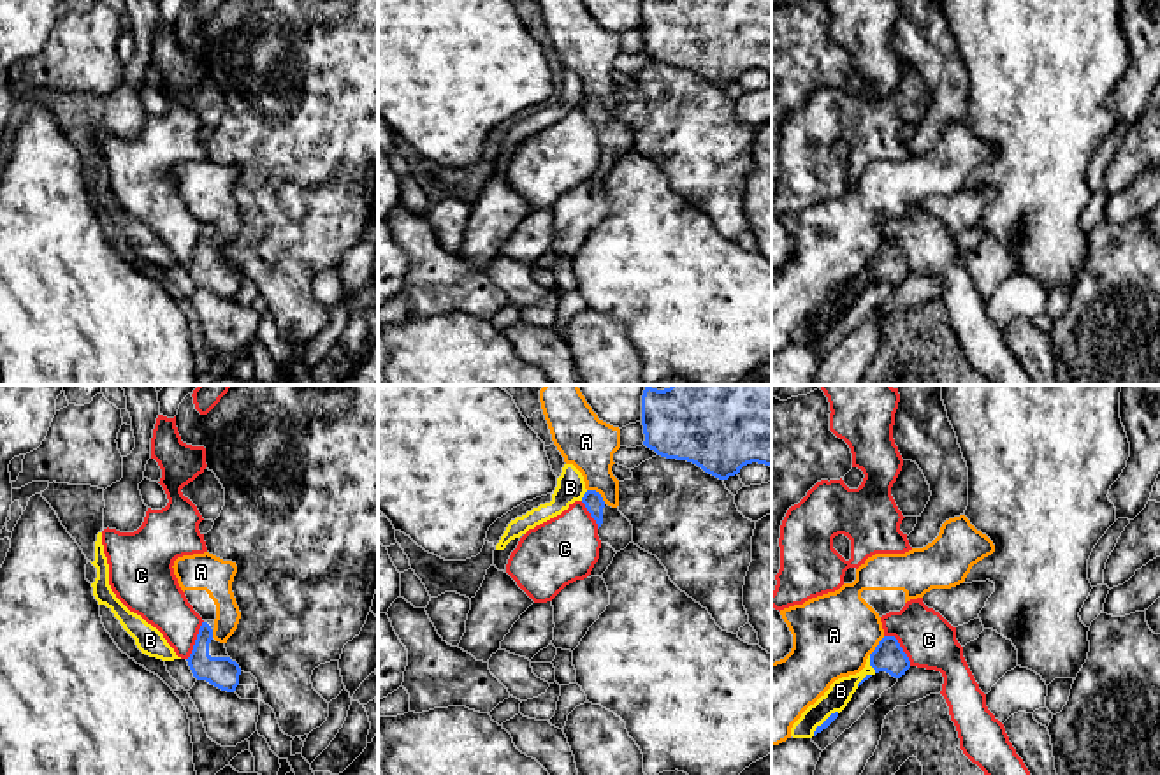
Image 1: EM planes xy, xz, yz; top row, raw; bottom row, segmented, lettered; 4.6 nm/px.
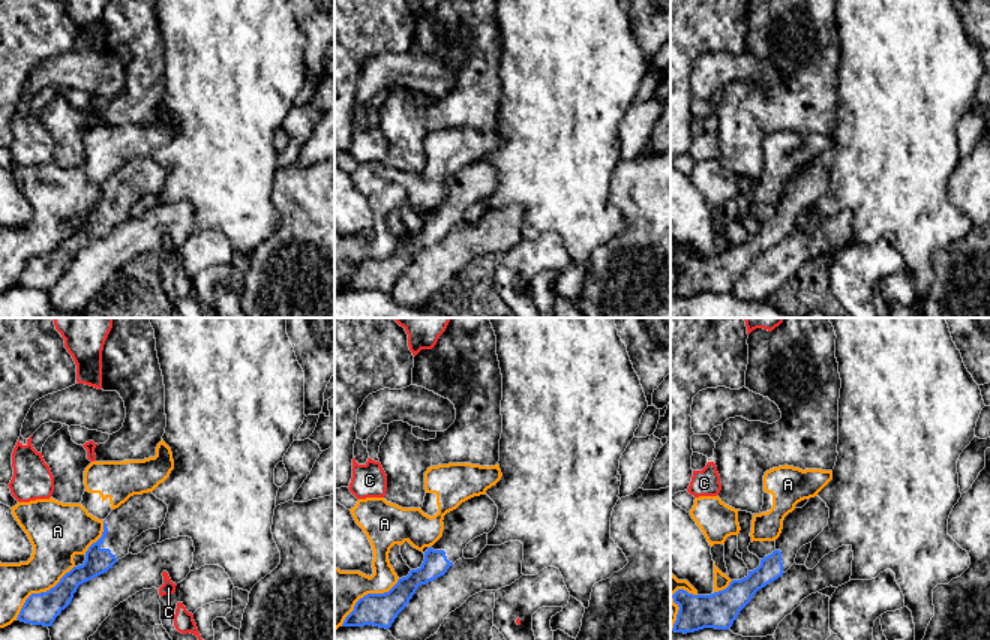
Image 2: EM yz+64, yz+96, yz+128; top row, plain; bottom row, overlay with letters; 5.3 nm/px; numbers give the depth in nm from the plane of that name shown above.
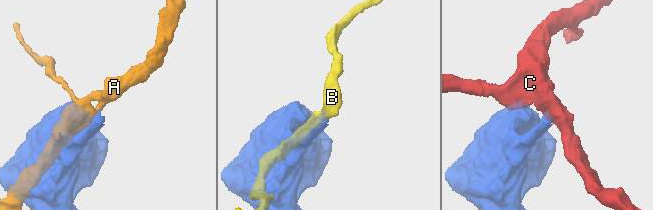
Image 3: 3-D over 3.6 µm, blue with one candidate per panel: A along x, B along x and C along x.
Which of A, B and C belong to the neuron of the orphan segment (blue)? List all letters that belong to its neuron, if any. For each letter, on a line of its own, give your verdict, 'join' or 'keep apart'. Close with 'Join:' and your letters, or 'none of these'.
A: keep apart
B: keep apart
C: keep apart
Join: none of these

